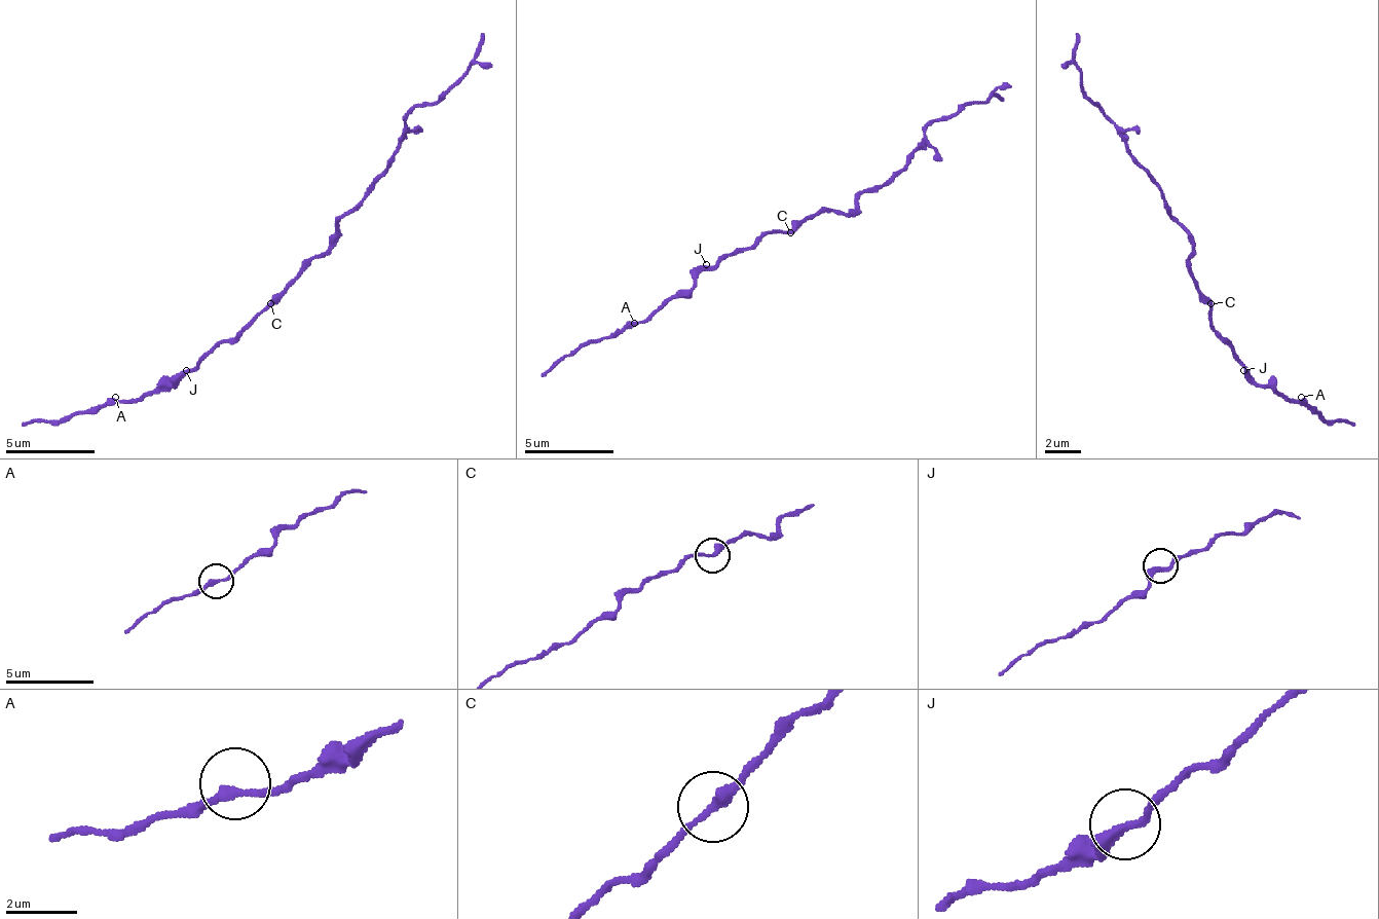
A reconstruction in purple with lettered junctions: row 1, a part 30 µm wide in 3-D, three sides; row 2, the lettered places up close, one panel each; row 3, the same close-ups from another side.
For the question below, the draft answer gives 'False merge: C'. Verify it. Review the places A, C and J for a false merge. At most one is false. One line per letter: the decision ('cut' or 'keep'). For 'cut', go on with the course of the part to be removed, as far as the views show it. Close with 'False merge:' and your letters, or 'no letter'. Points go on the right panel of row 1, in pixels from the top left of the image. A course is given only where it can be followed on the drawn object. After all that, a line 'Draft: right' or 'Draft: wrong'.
A: keep
C: cut | (1212, 302), (1190, 271), (1190, 235), (1109, 119), (1082, 87), (1073, 57), (1078, 34)
J: keep
False merge: C
Draft: right

